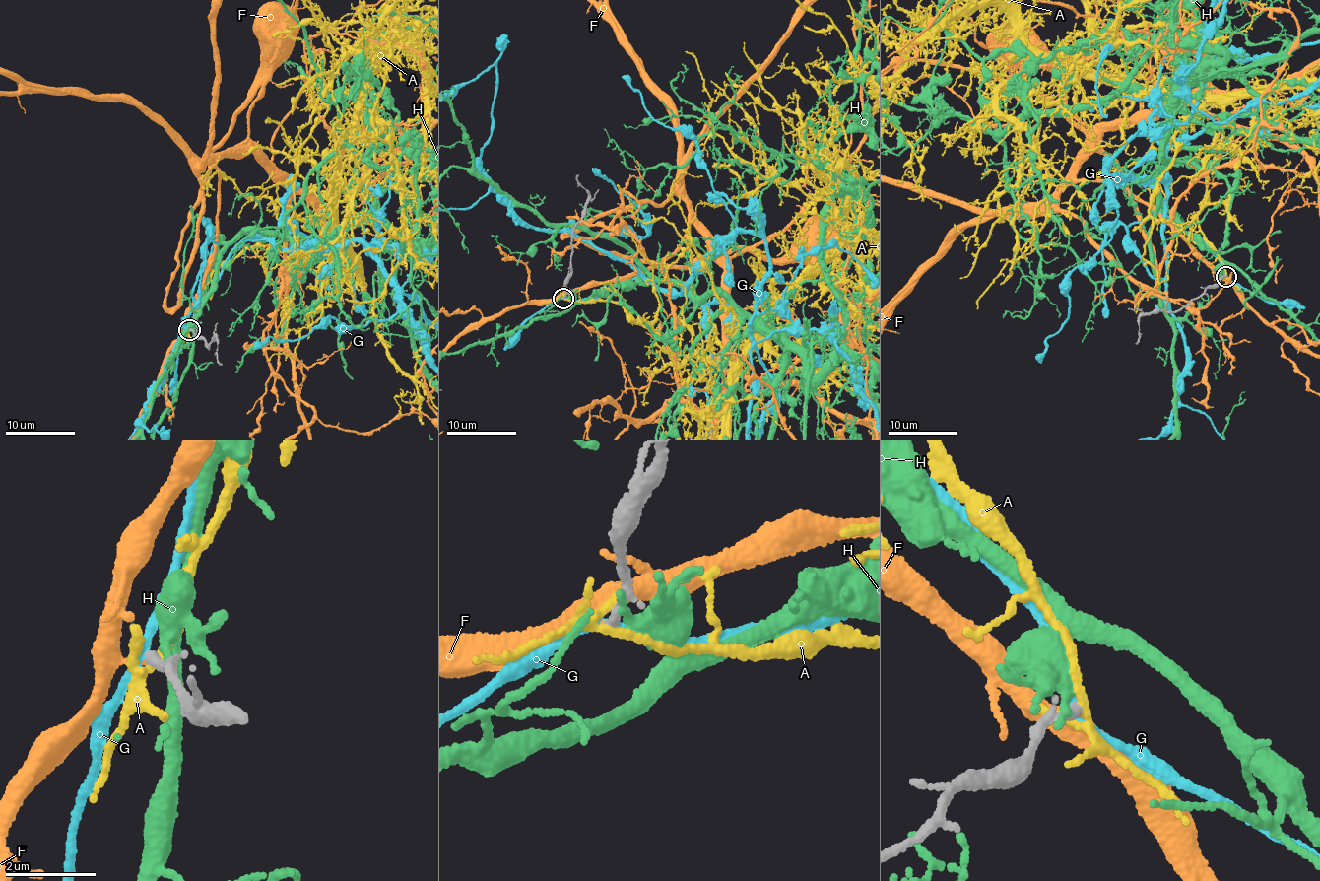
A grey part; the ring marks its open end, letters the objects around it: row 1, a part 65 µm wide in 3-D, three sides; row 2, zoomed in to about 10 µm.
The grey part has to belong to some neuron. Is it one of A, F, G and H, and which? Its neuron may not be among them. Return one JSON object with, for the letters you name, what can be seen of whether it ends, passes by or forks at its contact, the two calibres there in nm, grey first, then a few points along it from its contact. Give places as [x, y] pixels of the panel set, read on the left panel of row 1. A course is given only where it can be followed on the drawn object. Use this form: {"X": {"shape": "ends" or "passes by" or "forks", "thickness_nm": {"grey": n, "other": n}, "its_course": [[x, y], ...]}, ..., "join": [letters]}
{"F": {"shape": "passes by", "thickness_nm": {"grey": 200, "other": 190}}, "join": ["F"]}

